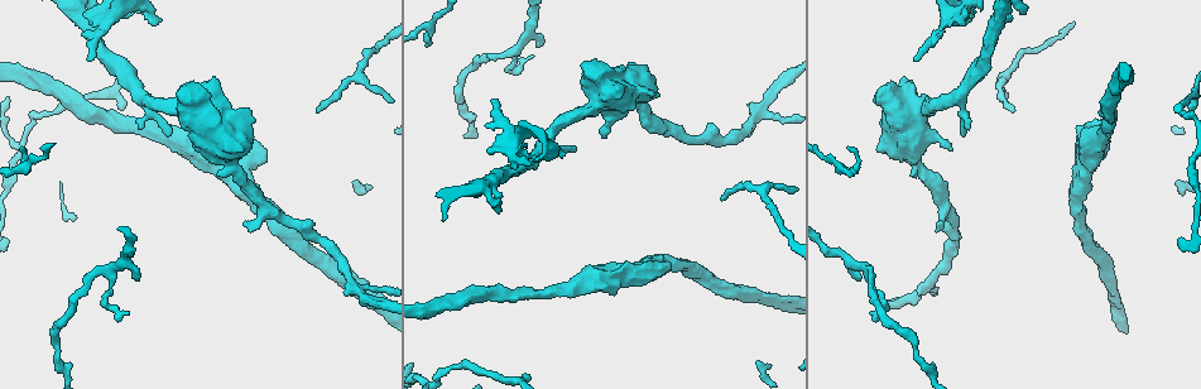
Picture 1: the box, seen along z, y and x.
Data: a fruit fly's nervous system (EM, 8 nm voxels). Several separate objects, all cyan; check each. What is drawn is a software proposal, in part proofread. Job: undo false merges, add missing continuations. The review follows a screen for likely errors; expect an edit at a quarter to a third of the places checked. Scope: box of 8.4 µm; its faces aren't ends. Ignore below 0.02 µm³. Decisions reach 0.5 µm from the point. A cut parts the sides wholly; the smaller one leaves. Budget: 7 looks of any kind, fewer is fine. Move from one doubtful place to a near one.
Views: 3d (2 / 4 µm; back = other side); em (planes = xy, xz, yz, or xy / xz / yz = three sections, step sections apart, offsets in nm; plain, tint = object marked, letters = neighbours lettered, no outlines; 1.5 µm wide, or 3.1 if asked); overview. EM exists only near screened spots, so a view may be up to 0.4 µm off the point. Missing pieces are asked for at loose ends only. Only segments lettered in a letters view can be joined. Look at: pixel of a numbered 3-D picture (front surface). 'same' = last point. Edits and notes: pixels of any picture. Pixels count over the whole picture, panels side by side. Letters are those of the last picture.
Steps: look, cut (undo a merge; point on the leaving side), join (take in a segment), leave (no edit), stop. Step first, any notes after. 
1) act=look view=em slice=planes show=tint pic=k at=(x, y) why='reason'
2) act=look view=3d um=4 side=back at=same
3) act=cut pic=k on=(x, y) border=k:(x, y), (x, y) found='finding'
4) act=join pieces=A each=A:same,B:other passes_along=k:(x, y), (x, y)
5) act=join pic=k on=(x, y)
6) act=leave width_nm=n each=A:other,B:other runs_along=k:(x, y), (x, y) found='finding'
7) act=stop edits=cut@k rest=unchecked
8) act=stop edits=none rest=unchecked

act=look view=em slice=planes show=letters pic=1 at=(265, 158) why='branch stops here'

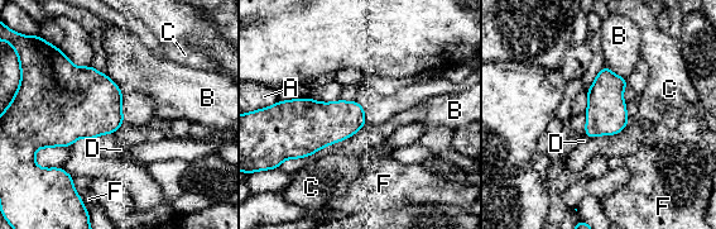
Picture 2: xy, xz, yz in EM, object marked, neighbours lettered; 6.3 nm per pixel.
act=leave longest_contact=B:170nm each=A:other,B:other,C:other,D:other,F:other border=2:(605, 65), (615, 74), (626, 79) found='no lettered segment goes on from it'

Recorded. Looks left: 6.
act=look view=em slice=planes show=letters pic=1 at=(493, 100) why='thin end'

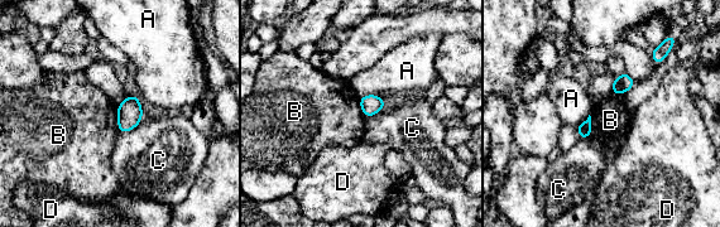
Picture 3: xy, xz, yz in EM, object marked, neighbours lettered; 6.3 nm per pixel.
act=leave each=A:other,B:other,C:other,D:other border=3:(359, 97), (378, 95), (384, 100) found='none of them fits'

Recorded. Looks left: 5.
act=look view=3d um=4 pic=1 at=(858, 277) why='an open end'

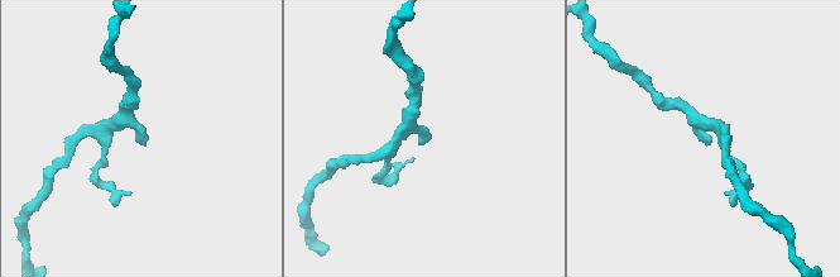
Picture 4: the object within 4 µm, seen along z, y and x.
act=look view=em slice=planes show=tint pic=4 at=(429, 139)

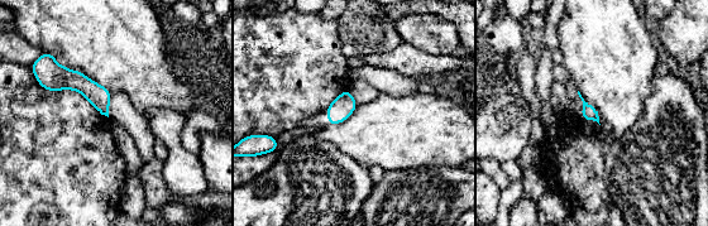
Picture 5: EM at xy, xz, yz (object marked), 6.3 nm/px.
act=look view=em slice=planes show=letters at=same

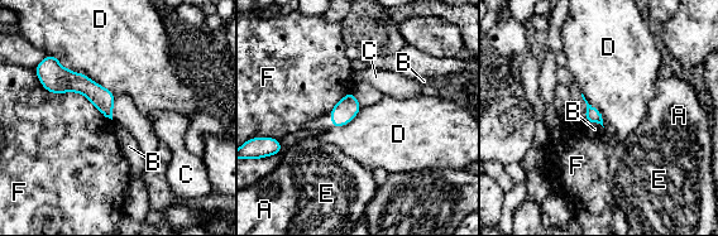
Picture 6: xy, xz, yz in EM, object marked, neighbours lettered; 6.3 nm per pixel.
act=leave each=A:other,B:other,C:other,D:other,E:other,F:other found='none of them fits'

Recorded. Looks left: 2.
act=stop edits=none rest=unchecked

